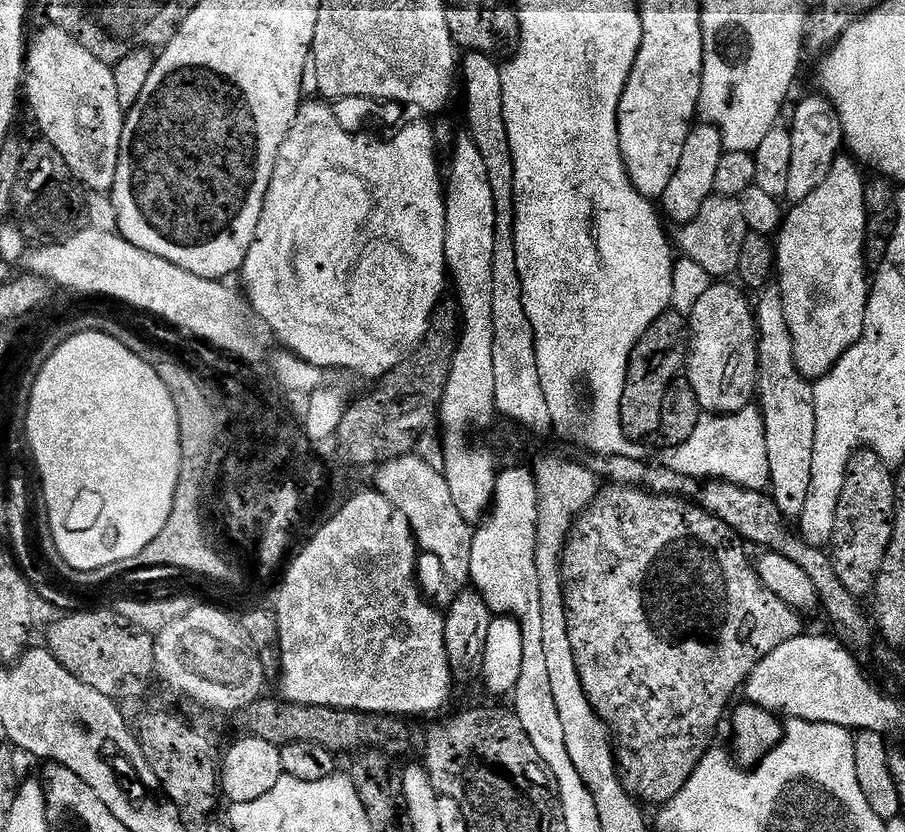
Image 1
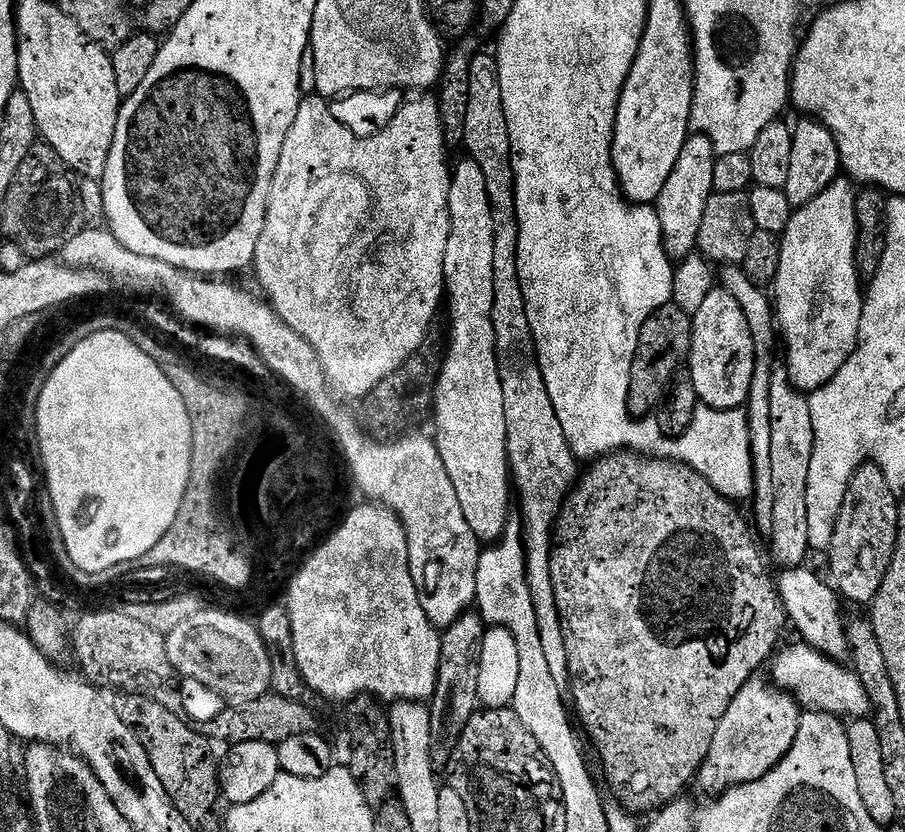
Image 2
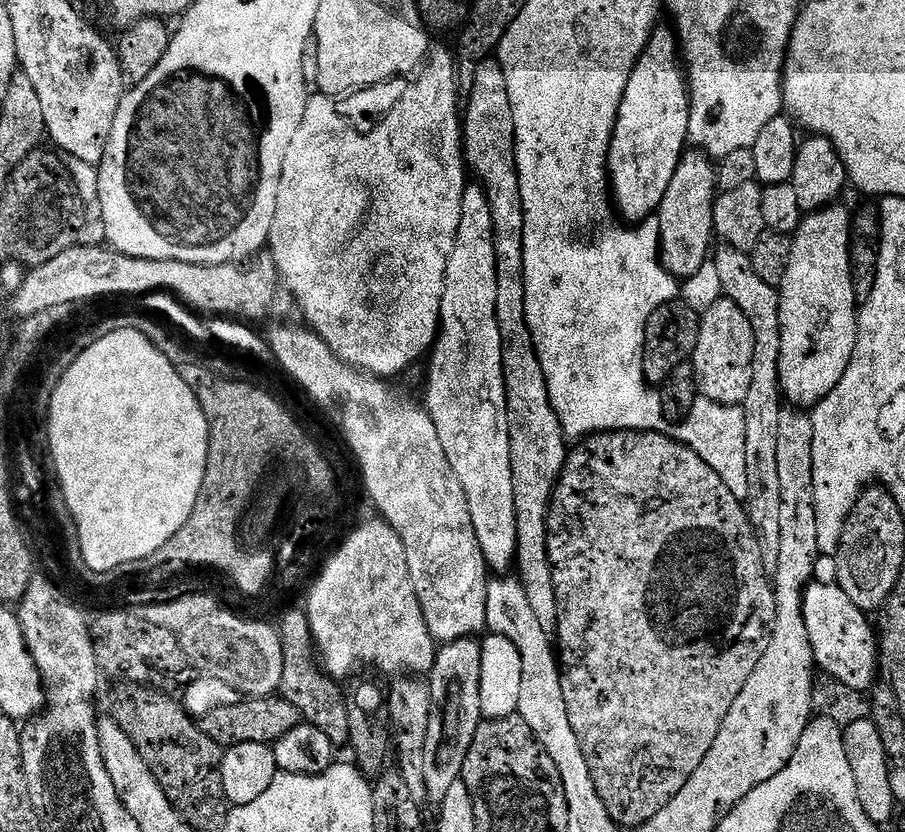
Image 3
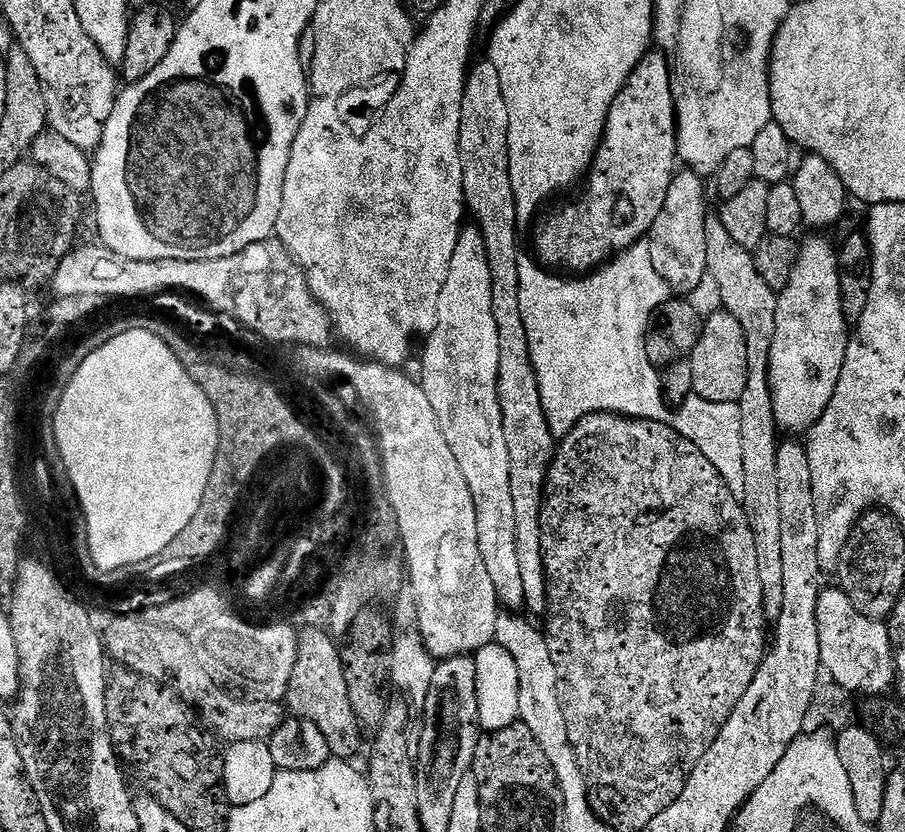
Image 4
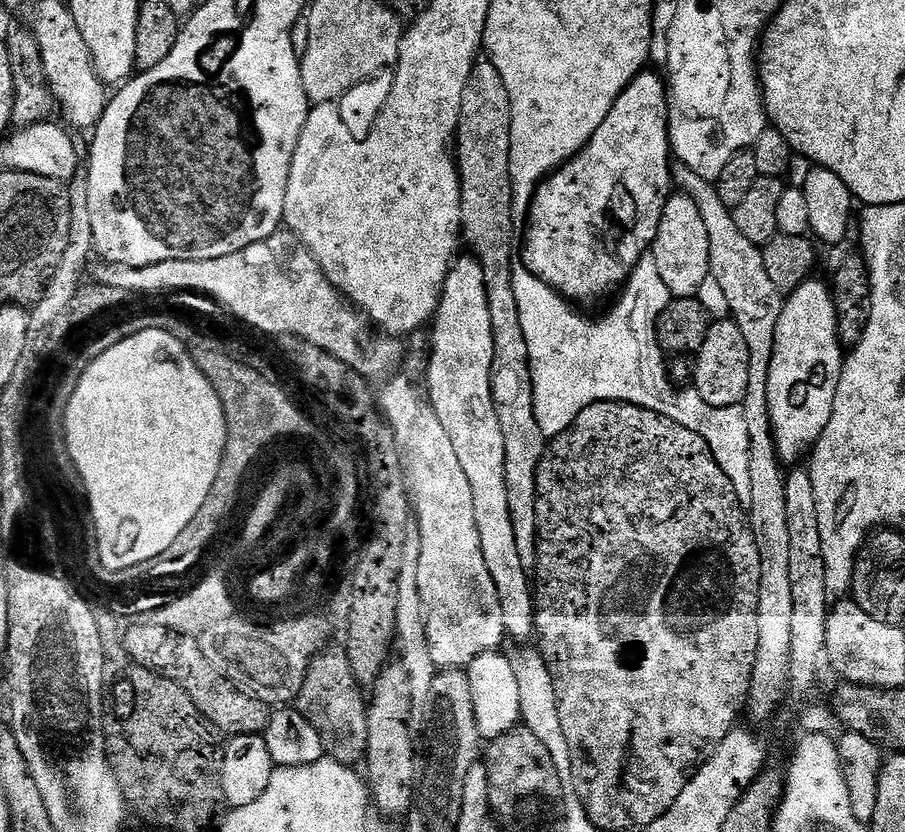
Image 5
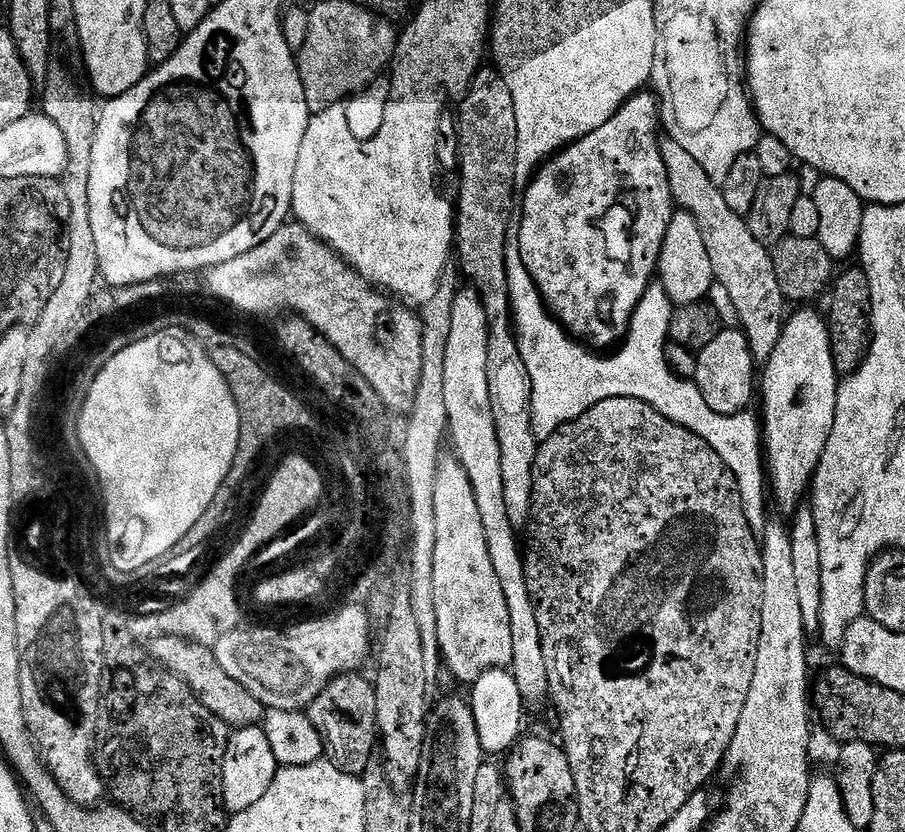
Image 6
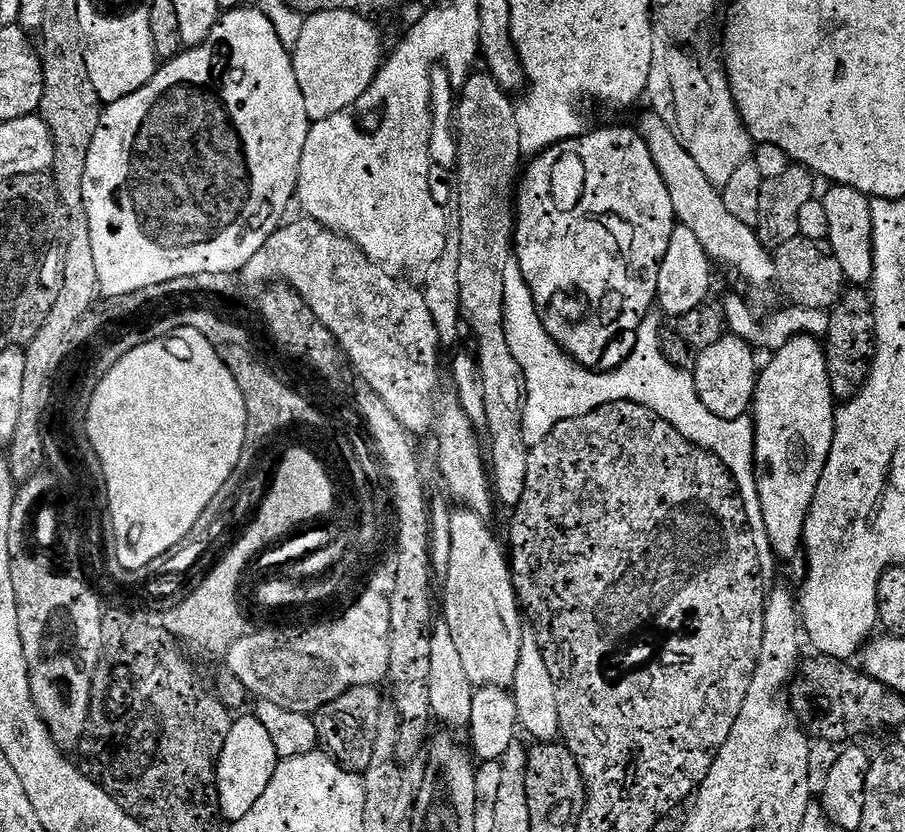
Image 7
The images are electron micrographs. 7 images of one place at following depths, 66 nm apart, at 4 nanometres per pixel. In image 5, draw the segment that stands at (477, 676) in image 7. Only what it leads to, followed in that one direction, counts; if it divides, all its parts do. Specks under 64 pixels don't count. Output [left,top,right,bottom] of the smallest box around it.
[378,378,506,670]

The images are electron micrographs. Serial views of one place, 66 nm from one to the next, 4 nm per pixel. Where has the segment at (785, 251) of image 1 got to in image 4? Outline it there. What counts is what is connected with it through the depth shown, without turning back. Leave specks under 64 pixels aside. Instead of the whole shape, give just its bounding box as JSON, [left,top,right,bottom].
[770,240,850,434]

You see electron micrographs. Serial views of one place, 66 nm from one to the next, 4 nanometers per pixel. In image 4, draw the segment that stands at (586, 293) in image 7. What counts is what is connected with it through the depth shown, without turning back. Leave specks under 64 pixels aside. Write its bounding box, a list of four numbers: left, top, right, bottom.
[536,50,677,274]

